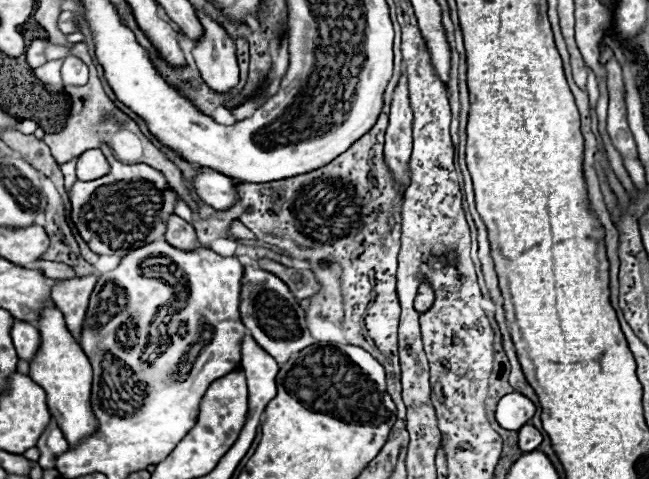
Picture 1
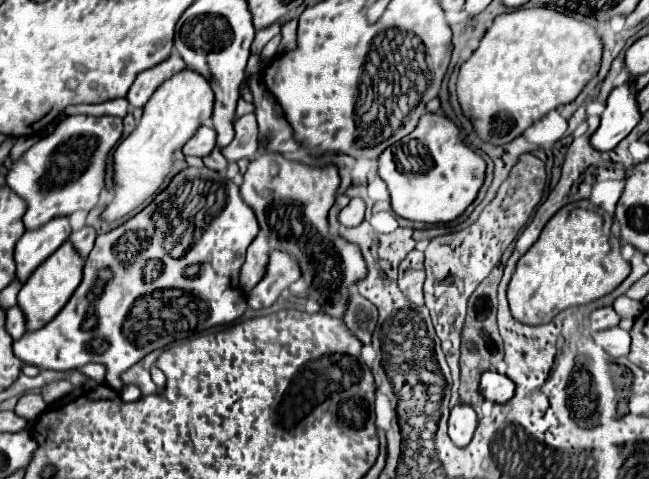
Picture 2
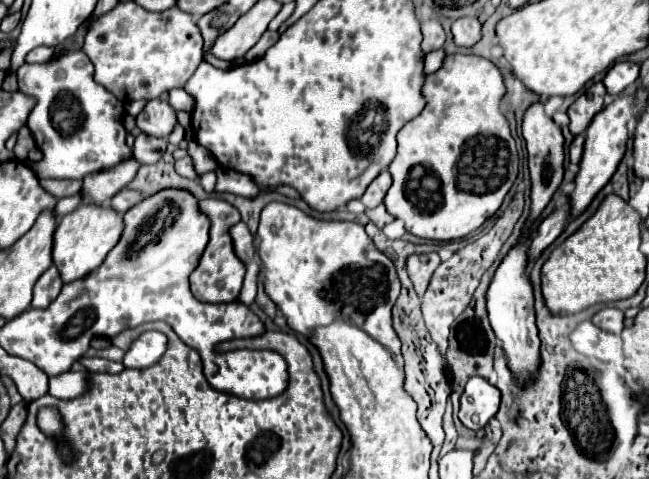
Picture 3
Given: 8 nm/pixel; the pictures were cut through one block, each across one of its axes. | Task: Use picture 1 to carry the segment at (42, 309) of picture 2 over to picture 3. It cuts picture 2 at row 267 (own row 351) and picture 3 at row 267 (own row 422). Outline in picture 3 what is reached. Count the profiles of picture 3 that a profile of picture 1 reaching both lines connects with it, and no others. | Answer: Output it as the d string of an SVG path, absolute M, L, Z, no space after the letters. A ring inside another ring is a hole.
M80 204L74 212L66 214L54 234L54 264L62 274L64 282L72 282L78 278L84 278L84 274L90 274L96 270L106 254L116 246L124 230L122 214L116 214L110 206L92 206L92 204Z

